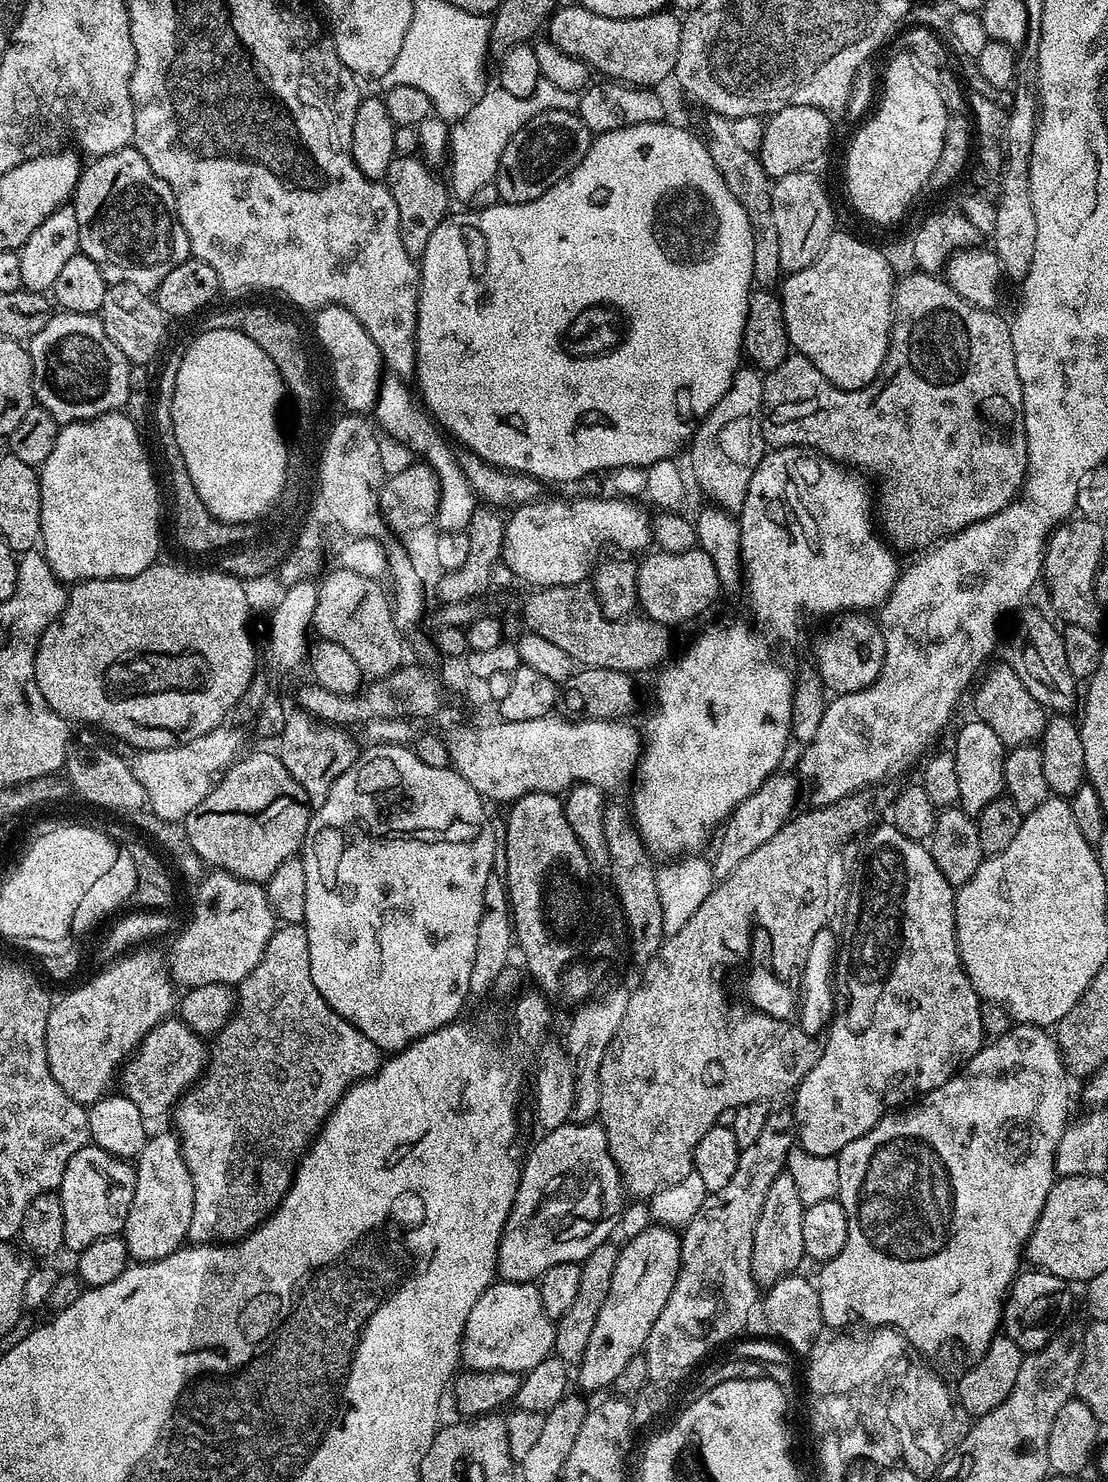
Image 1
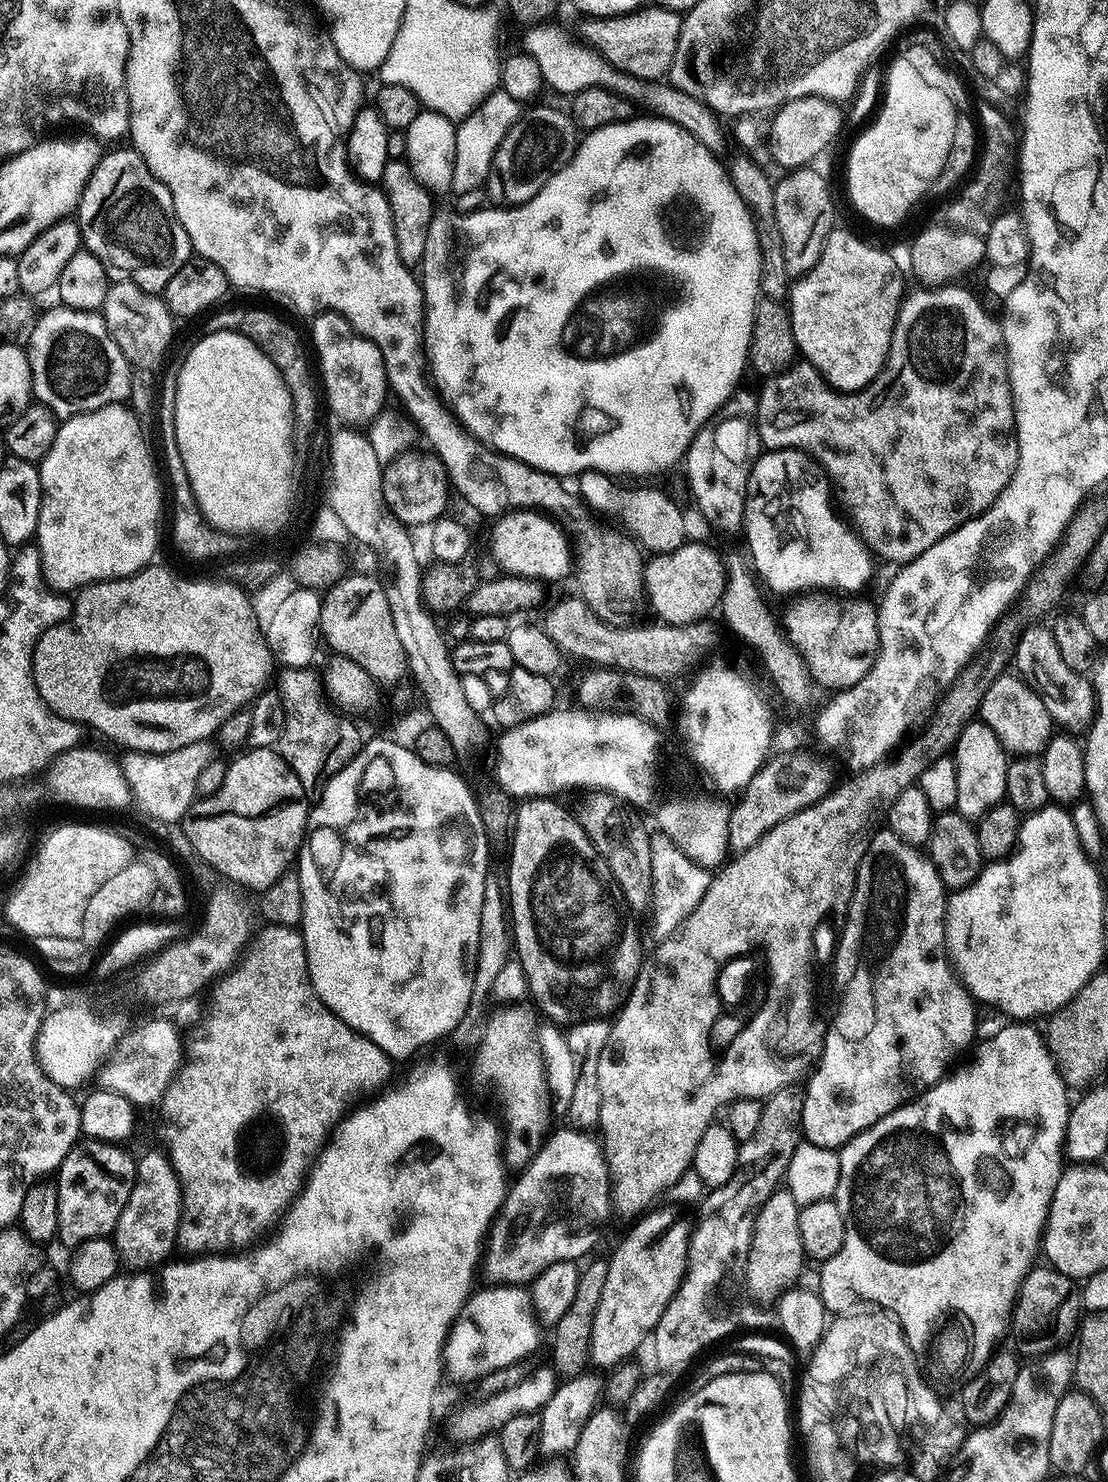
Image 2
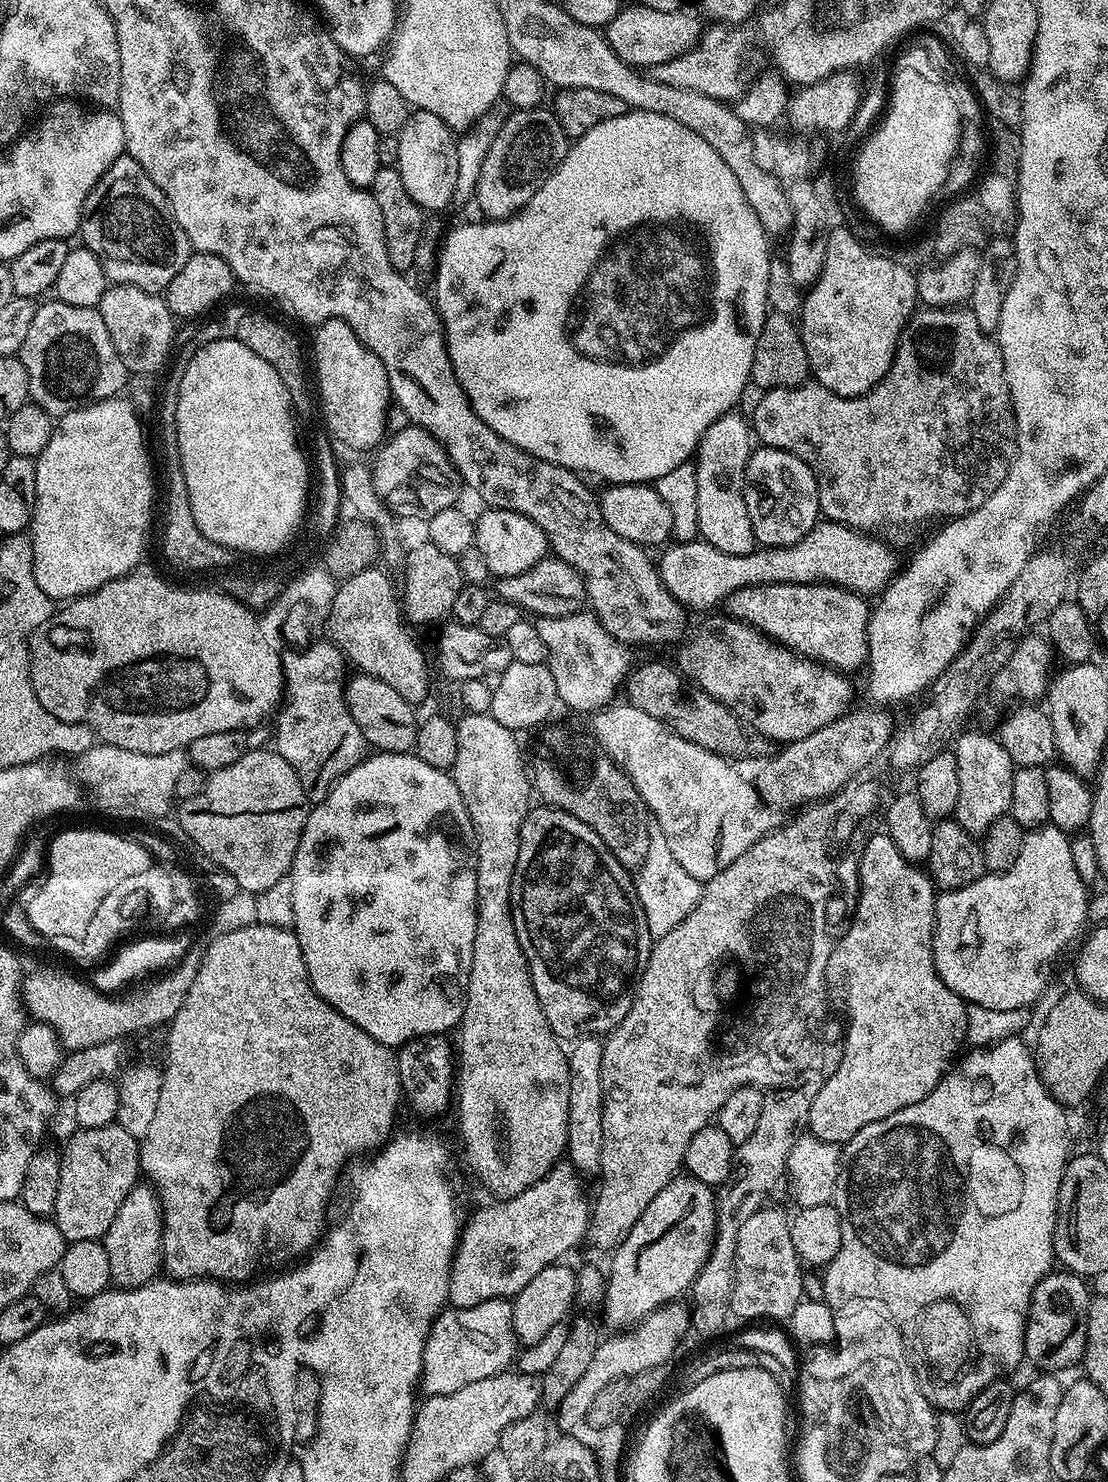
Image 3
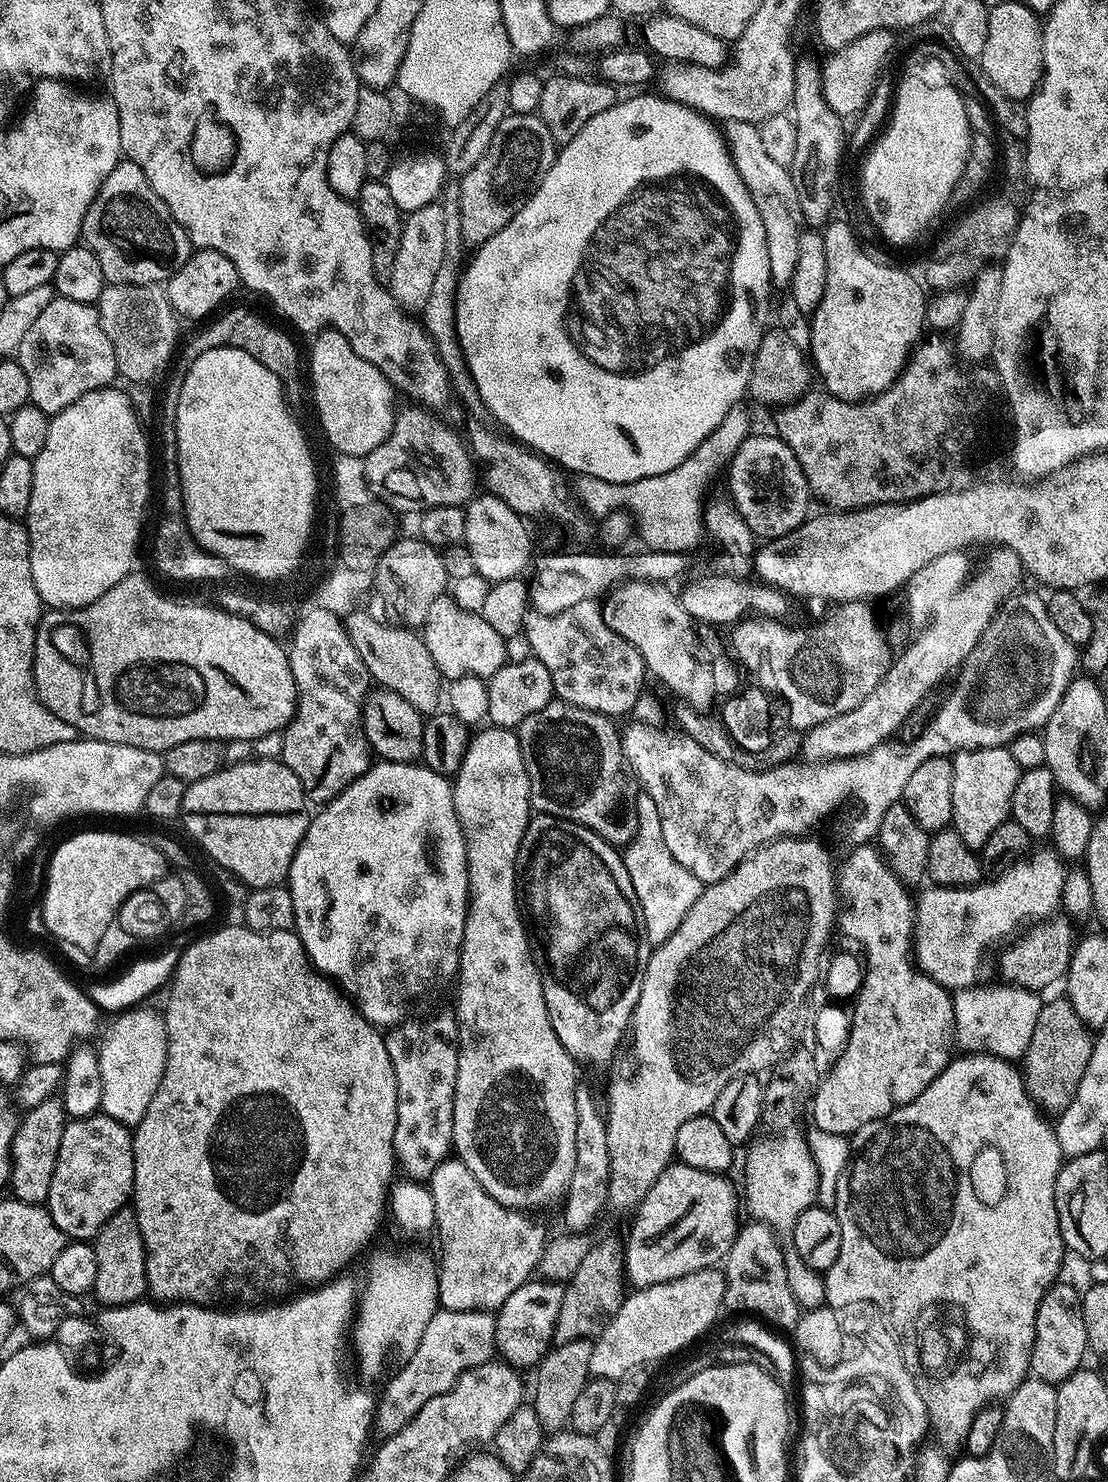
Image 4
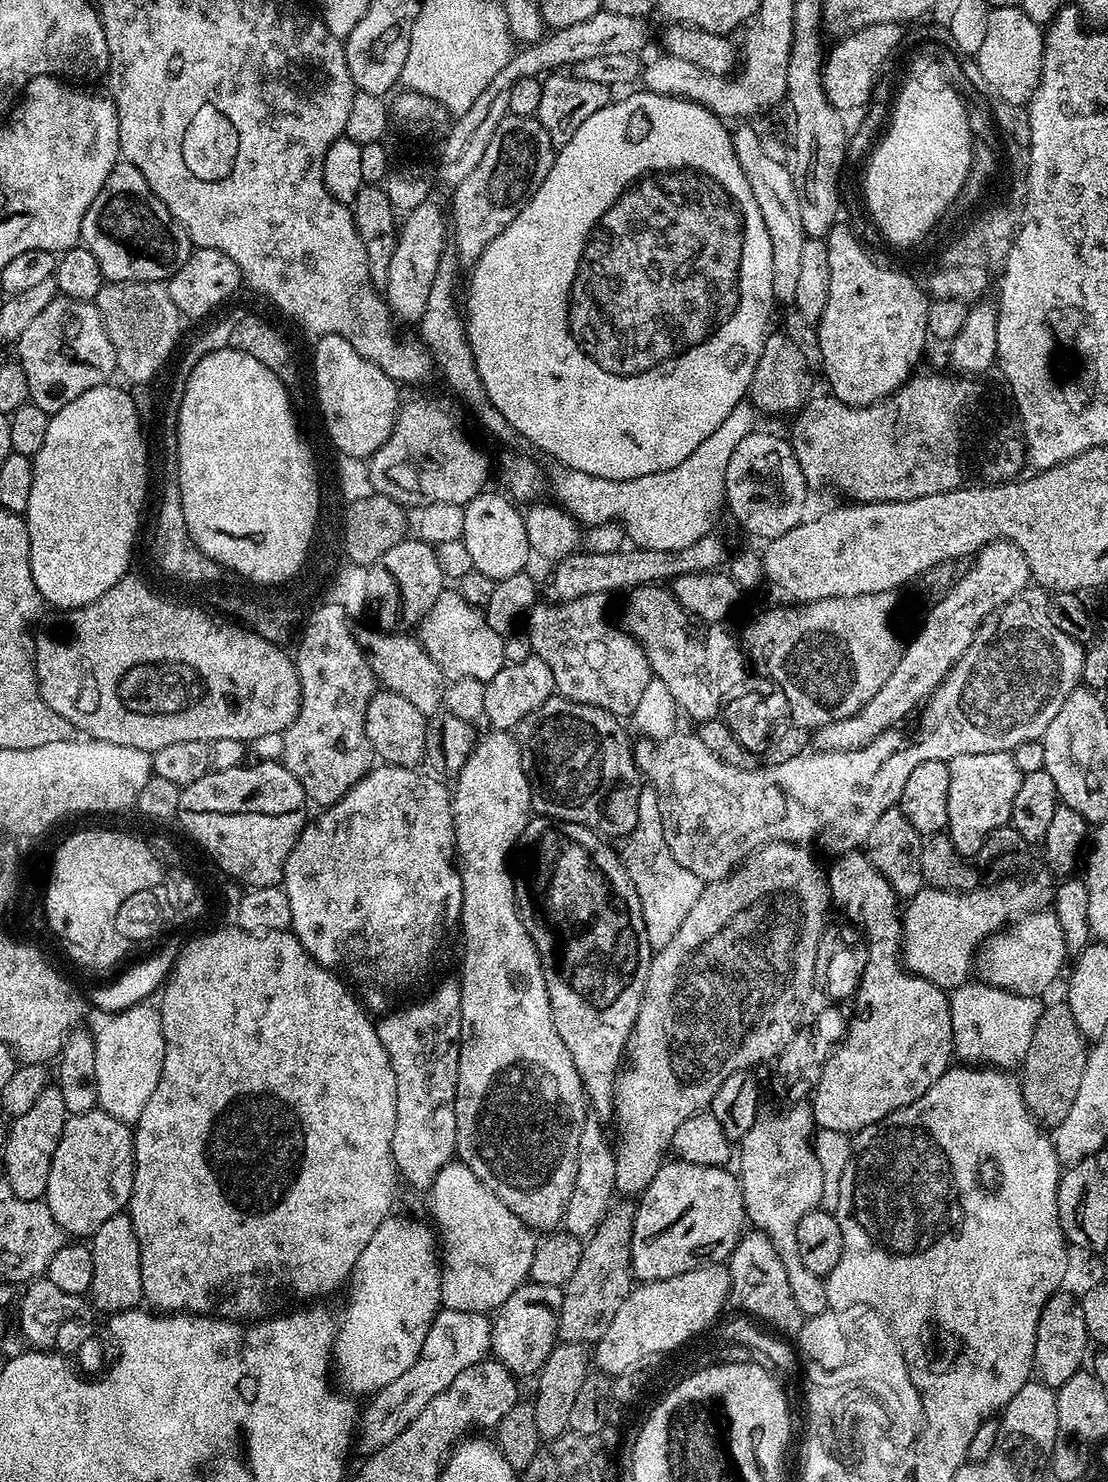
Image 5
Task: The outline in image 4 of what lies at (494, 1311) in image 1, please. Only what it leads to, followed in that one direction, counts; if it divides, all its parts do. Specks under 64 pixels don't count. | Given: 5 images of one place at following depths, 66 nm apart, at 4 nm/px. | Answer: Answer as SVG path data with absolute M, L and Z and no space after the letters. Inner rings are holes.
M438 1310L434 1318L430 1318L430 1326L426 1326L426 1334L422 1334L422 1342L413 1350L412 1355L403 1361L400 1373L393 1378L385 1390L384 1396L379 1397L376 1424L384 1431L385 1437L390 1437L402 1426L406 1426L430 1402L430 1398L438 1398L438 1394L446 1394L458 1382L464 1372L470 1371L483 1364L489 1363L497 1355L496 1347L496 1317L492 1312L446 1312Z

